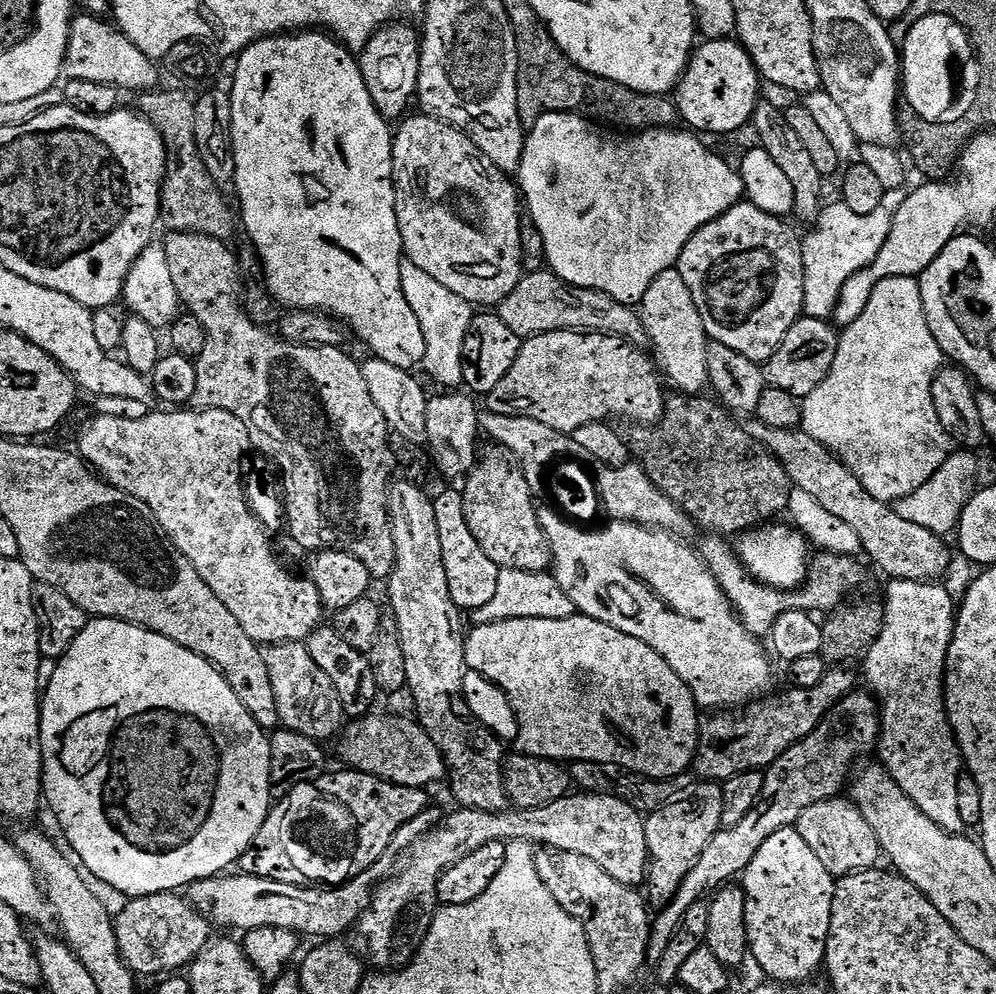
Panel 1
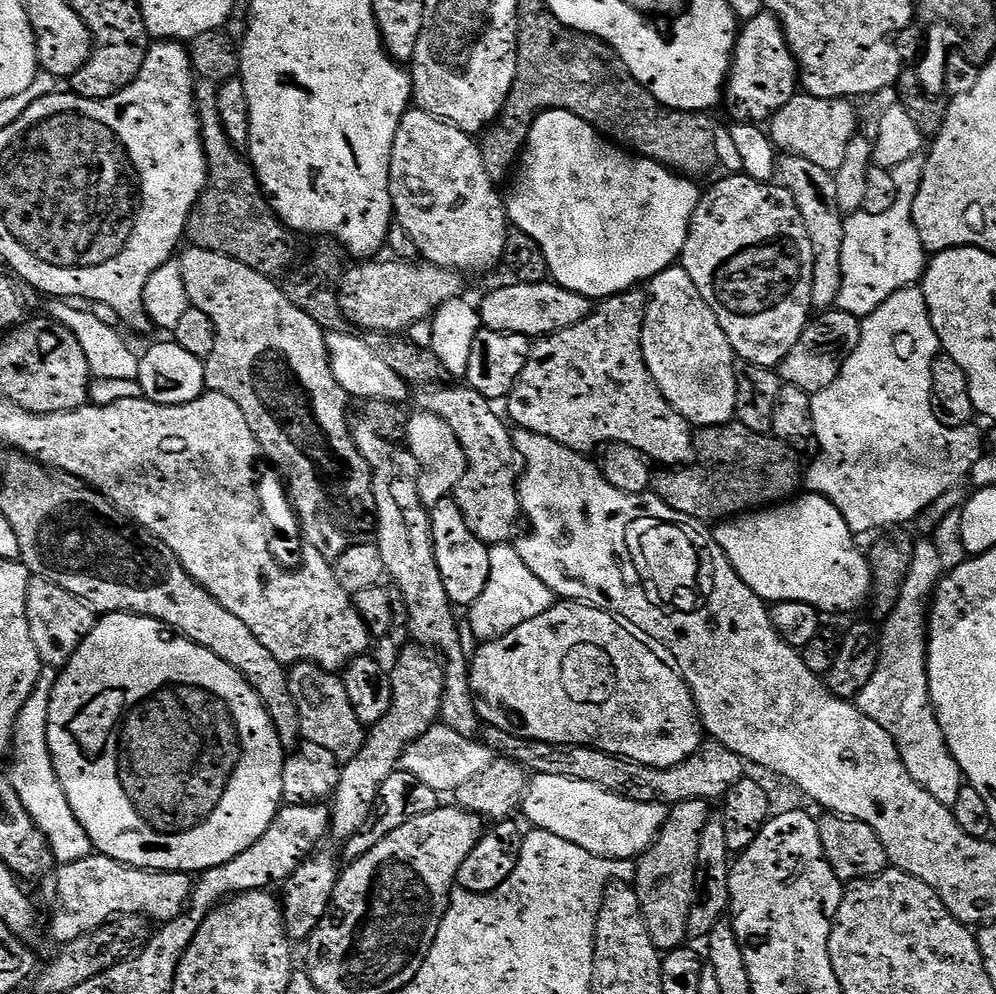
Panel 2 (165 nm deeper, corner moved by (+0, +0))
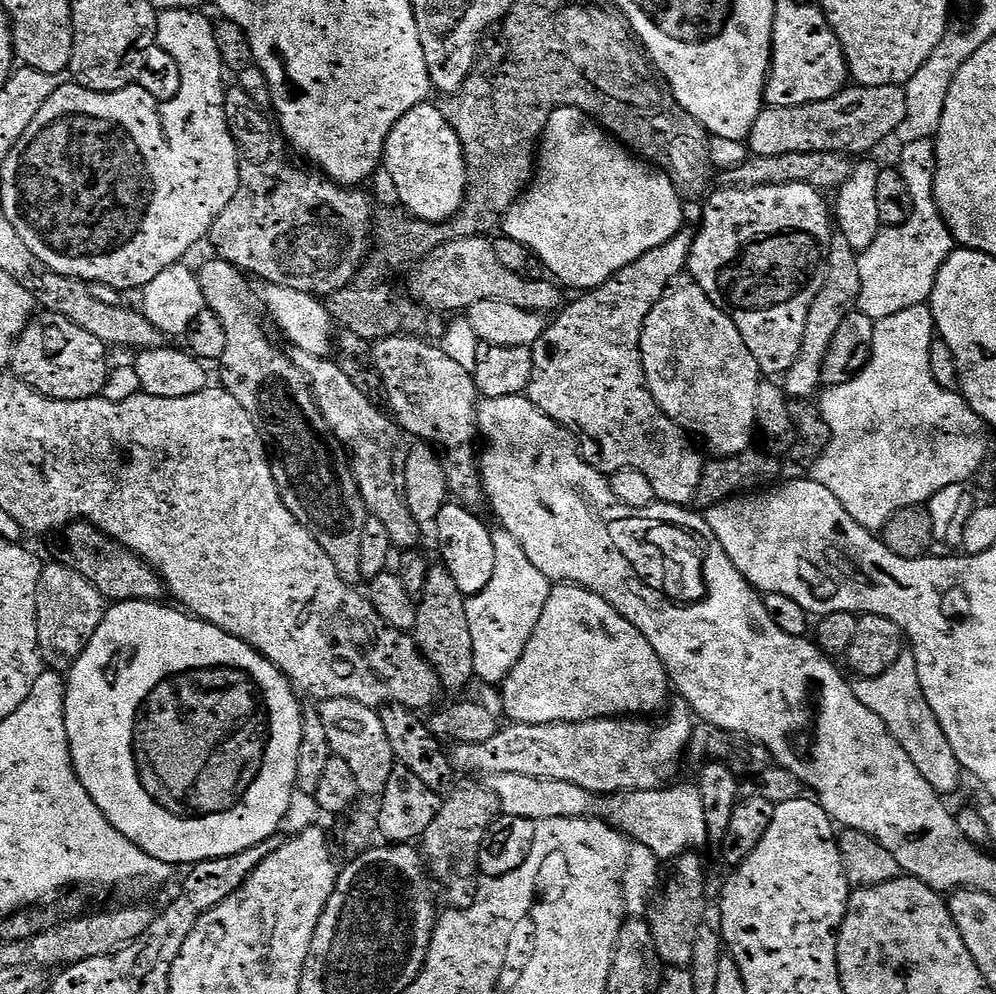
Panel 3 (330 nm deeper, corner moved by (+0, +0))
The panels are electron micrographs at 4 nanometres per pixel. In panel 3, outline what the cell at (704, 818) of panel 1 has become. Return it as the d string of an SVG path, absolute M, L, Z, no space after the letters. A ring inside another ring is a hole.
M695 851L683 852L681 856L667 861L666 871L658 884L658 891L651 897L646 909L646 919L650 926L650 934L654 938L654 950L658 954L661 965L669 968L688 968L694 958L694 938L698 938L698 930L705 927L704 911L708 908L708 900L704 897L704 864Z

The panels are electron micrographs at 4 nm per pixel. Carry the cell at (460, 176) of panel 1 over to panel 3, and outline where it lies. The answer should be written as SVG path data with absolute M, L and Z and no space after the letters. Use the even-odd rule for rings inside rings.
M425 102L414 106L390 130L384 144L382 168L392 179L396 196L412 215L431 224L442 224L455 218L468 195L468 162L464 158L462 142L446 122L443 107Z

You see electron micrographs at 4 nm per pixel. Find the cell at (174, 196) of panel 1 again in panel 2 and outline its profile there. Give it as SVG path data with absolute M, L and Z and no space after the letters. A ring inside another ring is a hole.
M214 102L201 103L201 135L204 138L204 155L208 157L208 187L192 216L188 219L187 239L202 250L226 254L258 270L263 276L279 277L290 268L288 259L292 248L288 245L289 229L272 210L271 203L260 187L252 162L241 149L232 144L220 120L219 108Z

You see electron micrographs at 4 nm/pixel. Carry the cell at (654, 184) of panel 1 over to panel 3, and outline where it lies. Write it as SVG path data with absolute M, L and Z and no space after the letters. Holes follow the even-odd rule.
M559 108L554 110L554 114L550 114L550 118L544 127L544 135L538 145L538 159L534 164L534 175L530 181L530 186L524 189L520 199L505 214L502 221L502 232L503 235L514 238L514 242L522 242L530 250L534 250L534 254L543 262L545 269L561 285L567 286L569 284L572 288L580 288L576 290L591 290L598 287L602 282L606 282L618 270L630 266L630 262L642 258L642 254L662 246L662 242L670 242L670 238L677 236L680 229L685 227L686 224L684 208L680 203L682 203L682 197L677 192L675 184L668 177L668 173L660 171L659 168L649 164L648 161L642 160L639 156L629 152L616 137L610 135L609 132L605 132L592 117L582 110Z

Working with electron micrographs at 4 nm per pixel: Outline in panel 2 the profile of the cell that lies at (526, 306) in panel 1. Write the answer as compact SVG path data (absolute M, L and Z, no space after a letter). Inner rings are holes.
M511 282L505 288L496 288L484 301L479 301L481 325L495 332L513 332L529 338L551 336L585 320L594 310L591 299L566 290L561 284L521 284Z

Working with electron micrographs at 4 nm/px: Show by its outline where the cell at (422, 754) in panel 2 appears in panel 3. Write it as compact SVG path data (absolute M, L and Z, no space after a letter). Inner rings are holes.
M682 698L673 699L660 718L660 724L655 724L652 721L655 719L652 718L609 718L569 724L509 723L508 728L501 727L494 738L489 738L486 742L455 745L451 749L450 759L457 773L481 772L484 778L498 774L526 774L530 778L570 782L574 786L582 786L582 790L596 793L597 796L610 796L617 792L645 792L663 788L673 779L671 776L676 772L676 763L679 762L680 755L683 757L687 753L692 737L694 713Z

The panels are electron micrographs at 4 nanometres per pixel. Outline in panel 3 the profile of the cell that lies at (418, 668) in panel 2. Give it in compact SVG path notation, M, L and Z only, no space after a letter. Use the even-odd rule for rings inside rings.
M442 566L429 567L425 590L416 606L414 639L426 662L440 679L441 689L460 692L468 683L473 683L474 641L470 635L470 622L466 619L466 598L454 582L450 570Z

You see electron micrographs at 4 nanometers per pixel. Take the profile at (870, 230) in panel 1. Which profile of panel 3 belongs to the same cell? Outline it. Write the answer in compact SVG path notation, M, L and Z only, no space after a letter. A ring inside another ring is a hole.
M919 140L899 149L898 167L906 186L910 186L914 198L914 210L905 224L897 228L881 227L880 233L870 242L866 251L859 253L858 275L862 278L862 290L858 310L871 320L890 318L910 306L928 304L932 299L934 282L942 262L954 251L954 241L934 198L936 177L936 145L932 140Z

